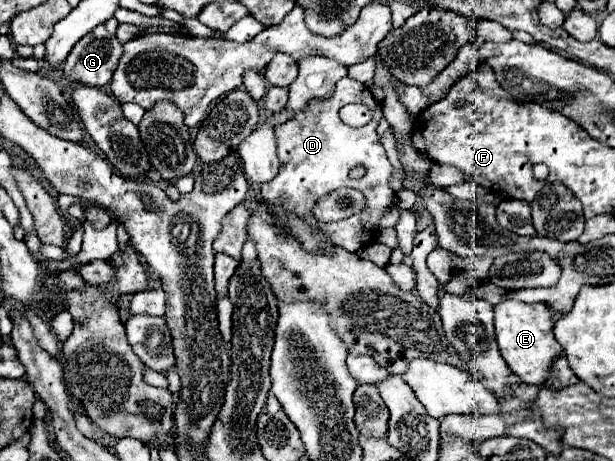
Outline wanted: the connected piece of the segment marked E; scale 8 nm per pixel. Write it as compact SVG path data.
M508 298L508 300L494 306L494 328L496 328L496 342L498 342L498 348L500 348L500 354L502 354L504 362L508 364L508 368L516 376L520 376L526 384L542 384L542 382L546 382L552 360L562 352L562 346L556 342L554 334L552 334L554 310L550 306L544 306L544 302L526 304L526 302Z

